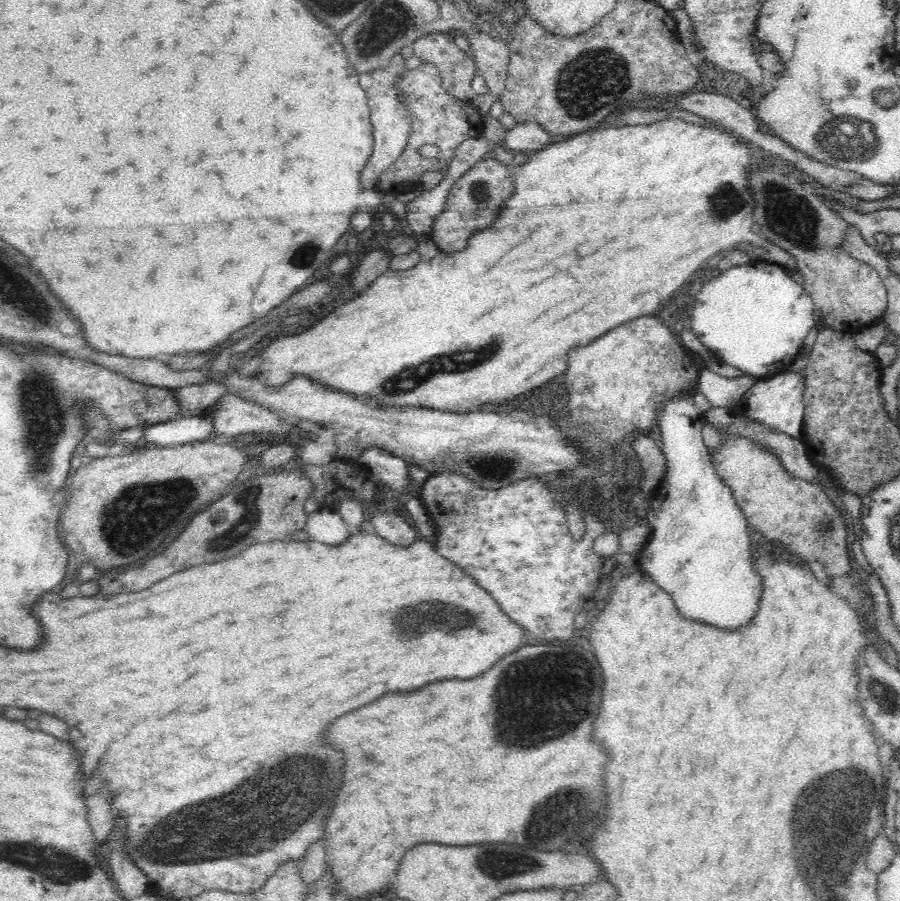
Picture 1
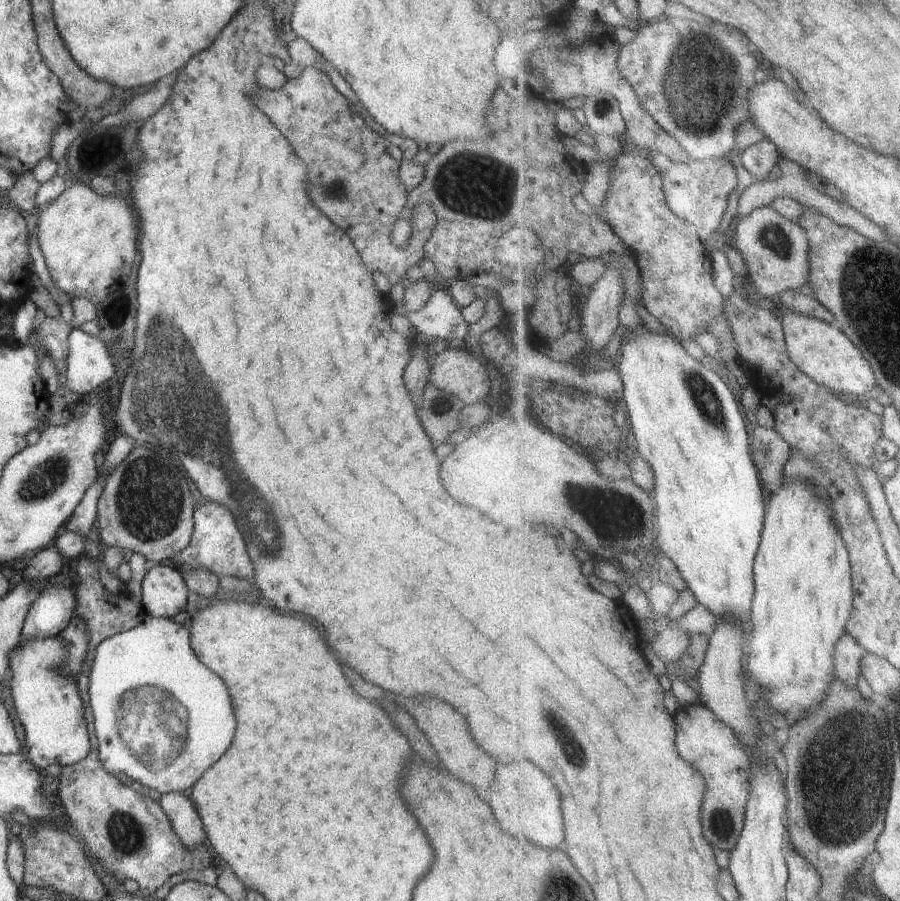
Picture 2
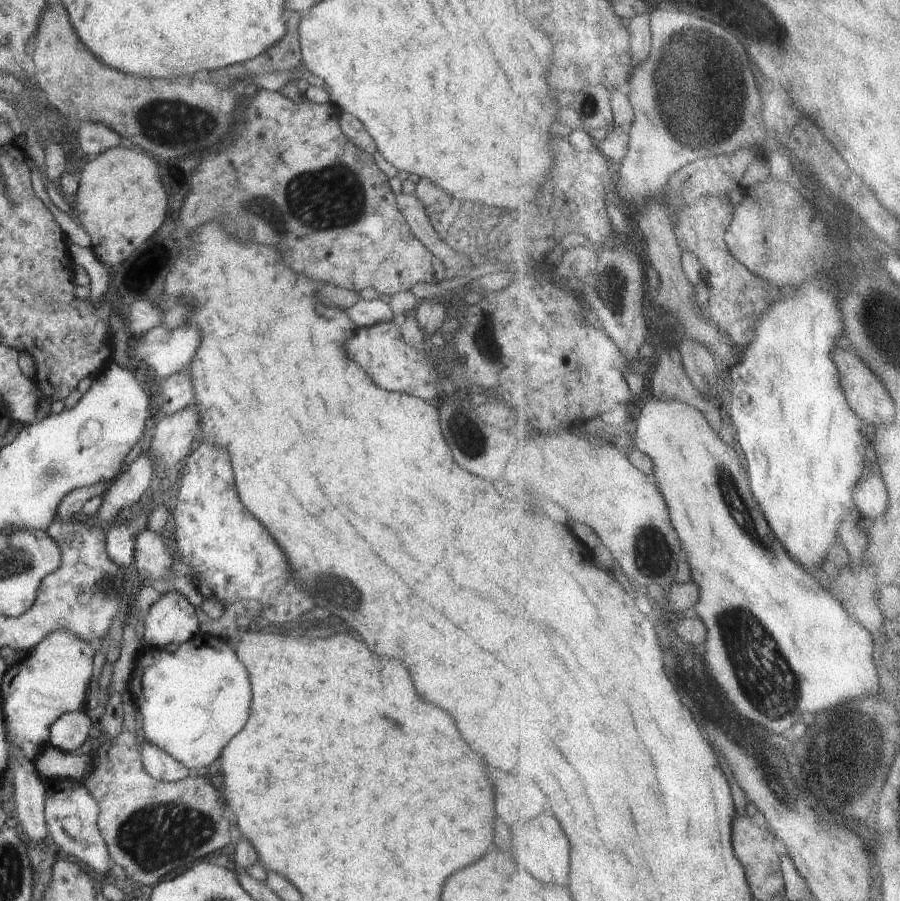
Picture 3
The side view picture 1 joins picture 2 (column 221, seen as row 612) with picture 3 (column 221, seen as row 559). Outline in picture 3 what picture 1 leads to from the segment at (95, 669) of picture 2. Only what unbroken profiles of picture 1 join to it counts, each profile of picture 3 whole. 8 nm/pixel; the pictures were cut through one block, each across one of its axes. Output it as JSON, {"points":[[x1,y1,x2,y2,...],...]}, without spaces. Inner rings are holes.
{"points":[[201,631,174,652,145,645,135,657,128,690,142,714,144,741,156,744,191,773,202,772,246,726,252,688,230,641]]}

